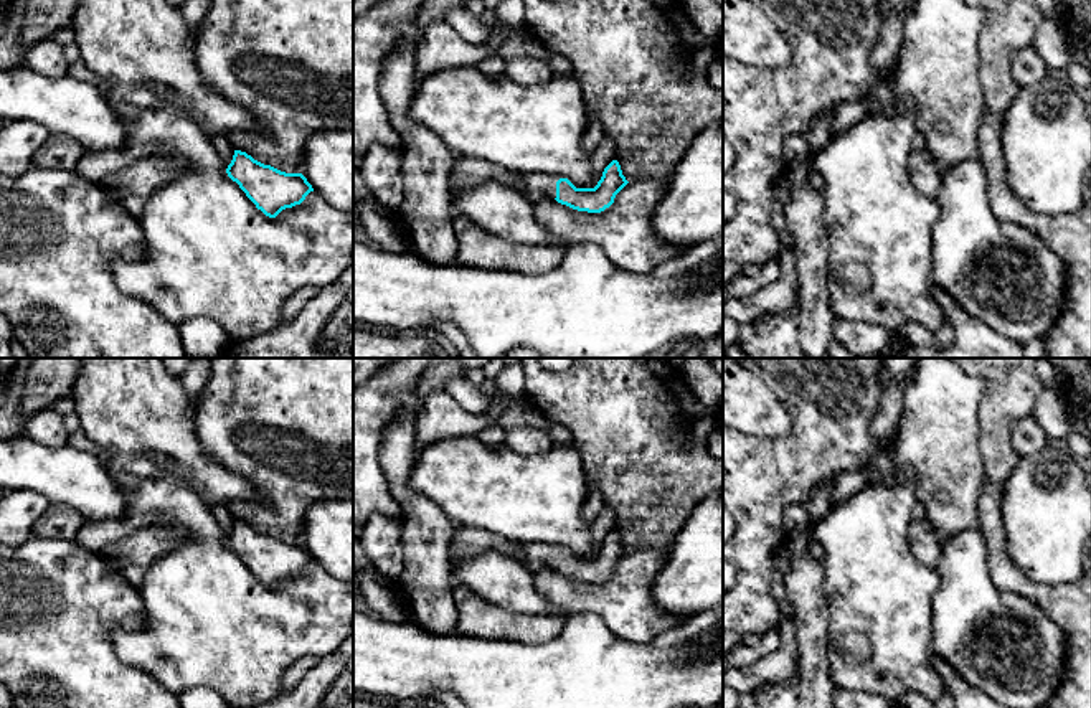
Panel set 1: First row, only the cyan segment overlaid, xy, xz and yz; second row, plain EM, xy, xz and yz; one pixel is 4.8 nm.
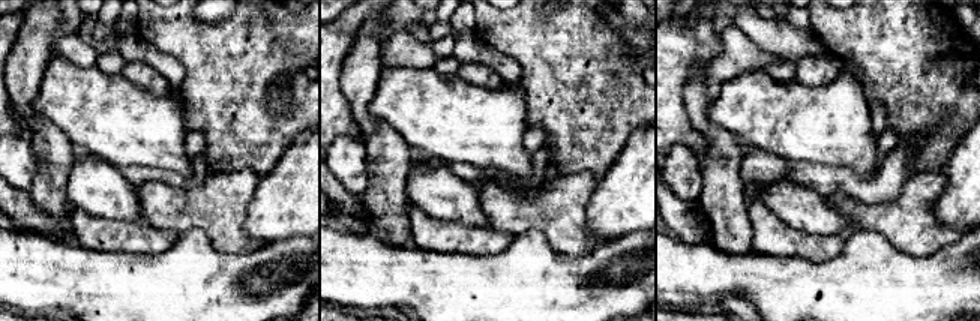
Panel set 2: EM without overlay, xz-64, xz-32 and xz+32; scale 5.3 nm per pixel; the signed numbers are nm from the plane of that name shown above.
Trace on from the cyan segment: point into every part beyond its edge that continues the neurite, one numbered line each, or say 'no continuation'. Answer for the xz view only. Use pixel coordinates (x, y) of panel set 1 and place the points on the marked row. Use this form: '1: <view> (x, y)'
1: xz (535, 187)

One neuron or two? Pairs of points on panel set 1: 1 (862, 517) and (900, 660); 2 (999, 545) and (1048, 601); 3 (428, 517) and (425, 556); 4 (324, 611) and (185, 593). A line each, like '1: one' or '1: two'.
1: one
2: one
3: one
4: one

